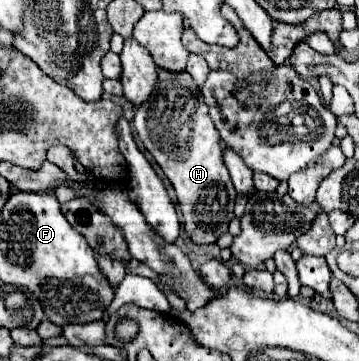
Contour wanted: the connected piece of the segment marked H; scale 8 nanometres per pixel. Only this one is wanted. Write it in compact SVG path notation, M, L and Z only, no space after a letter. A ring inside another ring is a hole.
M159 70L159 82L157 82L155 92L151 94L151 98L145 104L141 104L135 110L135 130L137 130L139 138L143 140L143 146L151 152L151 156L157 160L157 164L161 166L165 176L171 180L171 184L177 192L181 214L183 214L185 232L189 234L191 242L215 244L217 238L227 232L229 222L235 216L233 206L235 206L237 192L235 192L229 172L223 164L223 142L219 138L217 128L213 126L209 108L199 92L199 86L191 80L191 76L187 72L175 74L175 72Z

